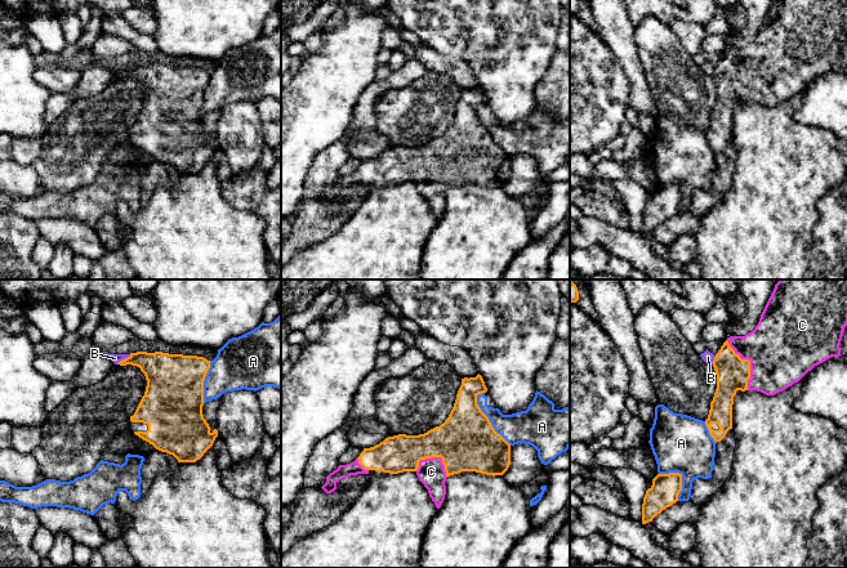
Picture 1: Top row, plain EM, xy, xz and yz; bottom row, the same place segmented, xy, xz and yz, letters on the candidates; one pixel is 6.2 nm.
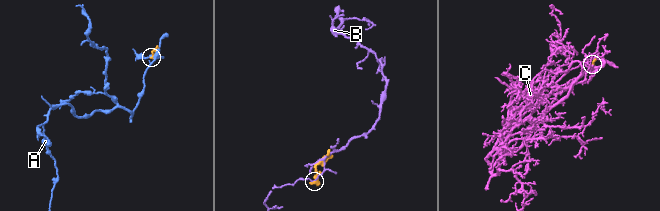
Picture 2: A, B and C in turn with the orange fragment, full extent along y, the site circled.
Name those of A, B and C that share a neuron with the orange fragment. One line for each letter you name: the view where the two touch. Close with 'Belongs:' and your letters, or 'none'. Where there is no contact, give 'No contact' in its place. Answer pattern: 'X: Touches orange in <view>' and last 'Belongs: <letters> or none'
C: Touches orange in yz
Belongs: C

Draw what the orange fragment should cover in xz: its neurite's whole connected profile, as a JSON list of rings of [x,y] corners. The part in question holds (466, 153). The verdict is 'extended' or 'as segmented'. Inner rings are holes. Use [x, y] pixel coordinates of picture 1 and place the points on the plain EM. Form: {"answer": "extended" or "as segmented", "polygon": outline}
{"answer": "extended", "polygon": [[[482,88],[462,90],[454,118],[443,135],[419,147],[398,146],[385,149],[379,156],[364,160],[351,175],[339,176],[326,188],[321,198],[326,205],[336,201],[342,189],[357,185],[369,185],[370,182],[398,185],[415,183],[419,192],[428,201],[429,209],[440,220],[446,206],[446,189],[462,183],[476,183],[486,187],[503,187],[511,176],[511,156],[495,143],[489,129],[477,116],[477,107],[486,104]]]}

